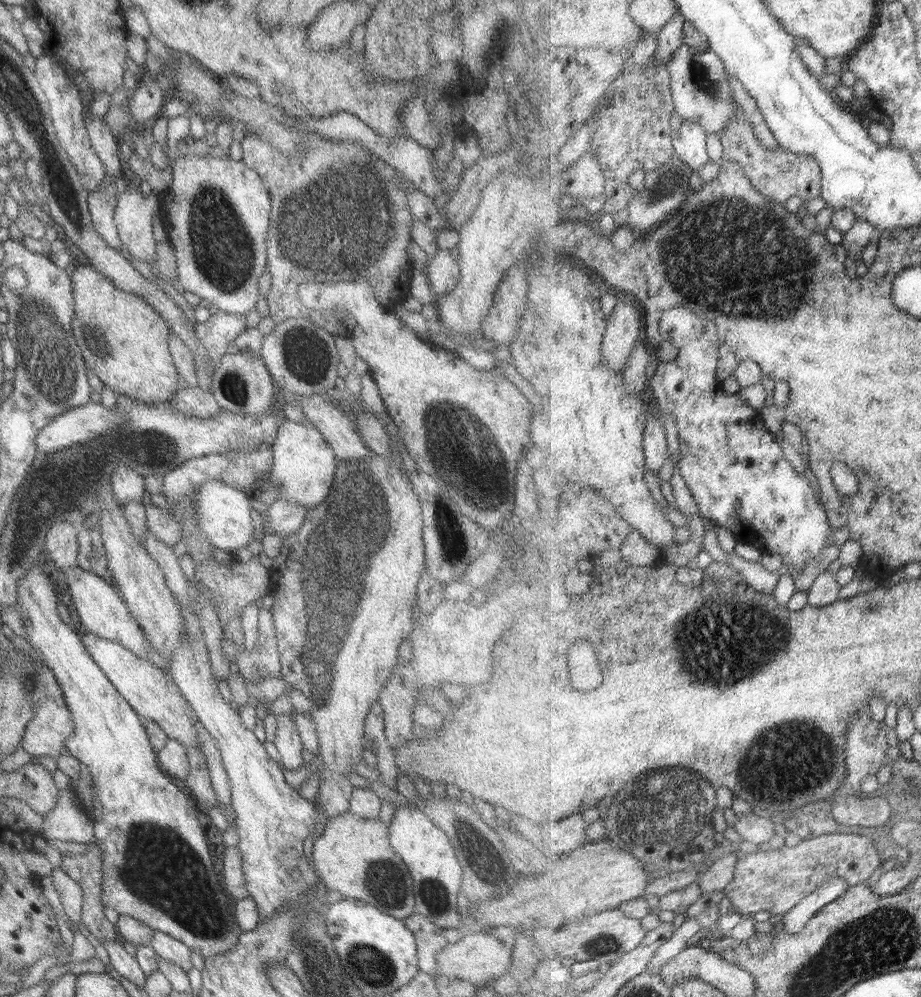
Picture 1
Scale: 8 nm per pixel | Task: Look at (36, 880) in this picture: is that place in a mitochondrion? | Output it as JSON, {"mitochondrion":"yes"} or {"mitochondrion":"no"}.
{"mitochondrion":"no"}

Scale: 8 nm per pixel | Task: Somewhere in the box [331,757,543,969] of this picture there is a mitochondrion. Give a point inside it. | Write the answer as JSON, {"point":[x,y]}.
{"point":[386,885]}

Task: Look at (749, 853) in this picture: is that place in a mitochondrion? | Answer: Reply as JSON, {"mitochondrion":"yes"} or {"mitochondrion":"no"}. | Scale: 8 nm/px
{"mitochondrion":"no"}

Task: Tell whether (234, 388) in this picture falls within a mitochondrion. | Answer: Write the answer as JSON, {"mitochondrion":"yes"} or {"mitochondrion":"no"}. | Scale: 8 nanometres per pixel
{"mitochondrion":"yes"}

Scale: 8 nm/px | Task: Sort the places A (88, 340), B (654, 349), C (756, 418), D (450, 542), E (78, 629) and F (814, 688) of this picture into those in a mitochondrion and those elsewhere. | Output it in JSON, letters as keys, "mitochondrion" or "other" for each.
{"A":"mitochondrion","B":"other","C":"other","D":"mitochondrion","E":"other","F":"other"}

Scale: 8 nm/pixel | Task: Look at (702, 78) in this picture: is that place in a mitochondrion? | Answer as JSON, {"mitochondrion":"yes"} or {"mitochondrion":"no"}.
{"mitochondrion":"yes"}

